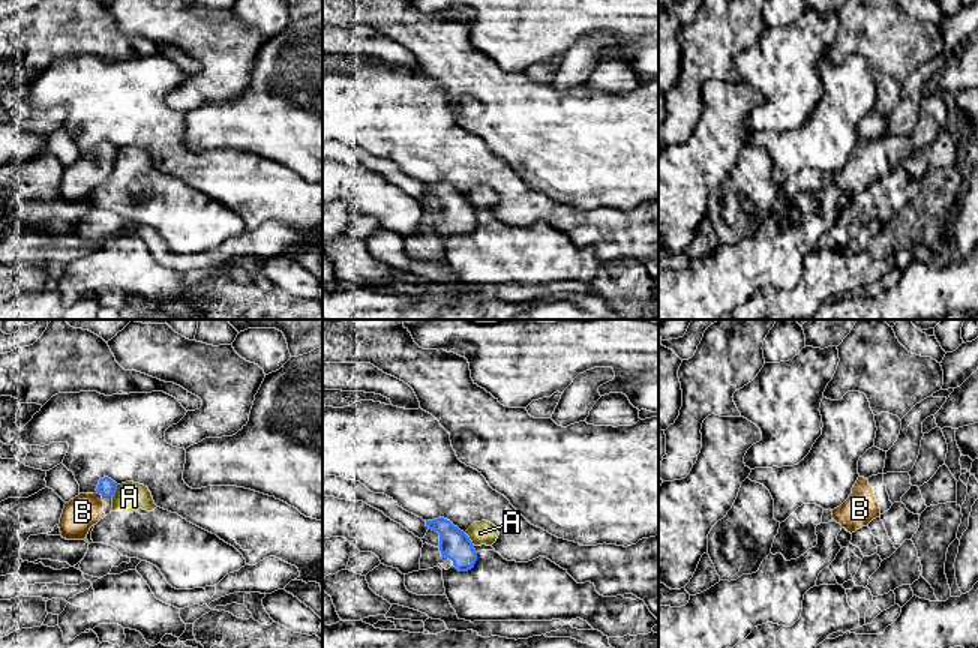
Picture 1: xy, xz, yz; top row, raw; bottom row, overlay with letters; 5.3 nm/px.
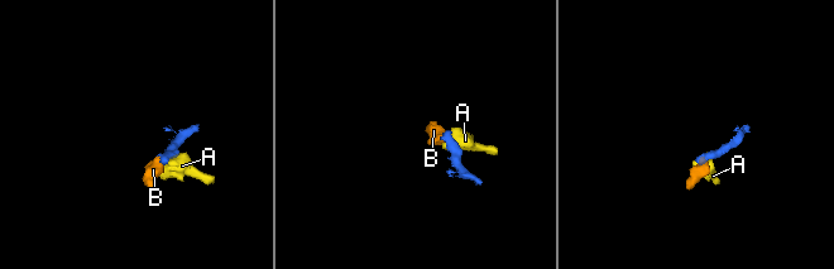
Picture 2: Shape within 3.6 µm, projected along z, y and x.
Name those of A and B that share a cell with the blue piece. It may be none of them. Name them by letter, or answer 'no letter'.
B

